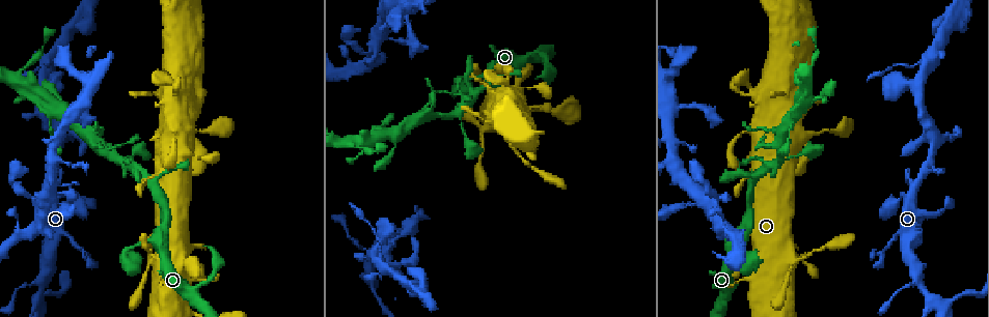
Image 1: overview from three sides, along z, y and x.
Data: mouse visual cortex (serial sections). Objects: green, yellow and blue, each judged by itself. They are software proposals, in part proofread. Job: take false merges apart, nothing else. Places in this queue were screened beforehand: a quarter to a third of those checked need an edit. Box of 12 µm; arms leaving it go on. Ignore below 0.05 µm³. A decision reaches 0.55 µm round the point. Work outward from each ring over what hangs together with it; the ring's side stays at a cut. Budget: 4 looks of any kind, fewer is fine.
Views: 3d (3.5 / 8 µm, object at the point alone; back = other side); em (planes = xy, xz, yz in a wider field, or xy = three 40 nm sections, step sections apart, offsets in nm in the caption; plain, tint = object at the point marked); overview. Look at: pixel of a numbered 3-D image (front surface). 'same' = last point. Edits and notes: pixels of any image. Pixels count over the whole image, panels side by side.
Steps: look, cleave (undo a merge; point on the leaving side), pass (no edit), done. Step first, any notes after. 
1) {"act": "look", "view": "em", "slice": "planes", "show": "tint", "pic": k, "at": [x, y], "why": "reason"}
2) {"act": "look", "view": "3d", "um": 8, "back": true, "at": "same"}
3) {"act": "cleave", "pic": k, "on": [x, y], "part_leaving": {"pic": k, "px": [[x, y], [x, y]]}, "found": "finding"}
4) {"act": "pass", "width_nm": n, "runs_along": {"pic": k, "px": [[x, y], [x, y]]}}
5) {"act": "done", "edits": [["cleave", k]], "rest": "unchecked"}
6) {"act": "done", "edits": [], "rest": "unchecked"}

{"act": "look", "view": "em", "slice": "xy", "step": 2, "show": "tint", "pic": 1, "at": [174, 291], "why": "abrupt turn"}

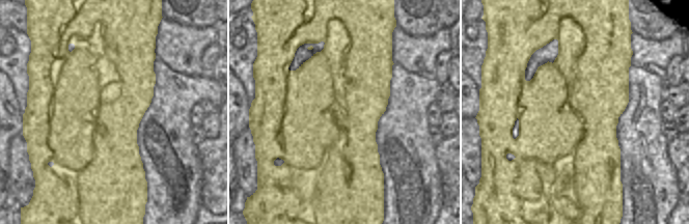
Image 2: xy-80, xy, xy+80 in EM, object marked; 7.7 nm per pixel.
{"act": "look", "view": "3d", "um": 3.5, "at": "same"}

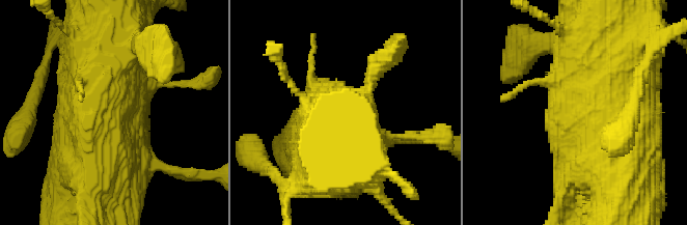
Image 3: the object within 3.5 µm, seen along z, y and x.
{"act": "pass", "runs_along": {"pic": 3, "px": [[626, 44], [623, 143], [592, 162]]}, "found": "one cell here"}

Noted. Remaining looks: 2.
{"act": "look", "view": "3d", "um": 3.5, "pic": 1, "at": [457, 111], "why": "branch point"}

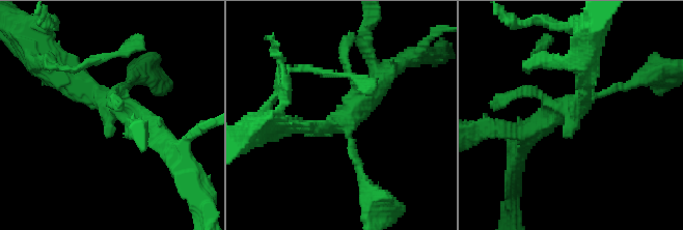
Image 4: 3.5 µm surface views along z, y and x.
{"act": "look", "view": "em", "slice": "xy", "step": 1, "show": "tint", "pic": 4, "at": [577, 103], "why": "shape alone is not enough"}

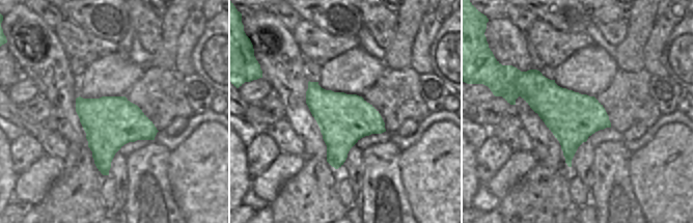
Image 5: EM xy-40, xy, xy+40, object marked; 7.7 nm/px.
{"act": "pass", "runs_along": {"pic": 4, "px": [[149, 131], [143, 118], [48, 67]]}, "found": "continuous, no second cell"}

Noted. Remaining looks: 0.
{"act": "done", "edits": [], "rest": "unchecked"}

